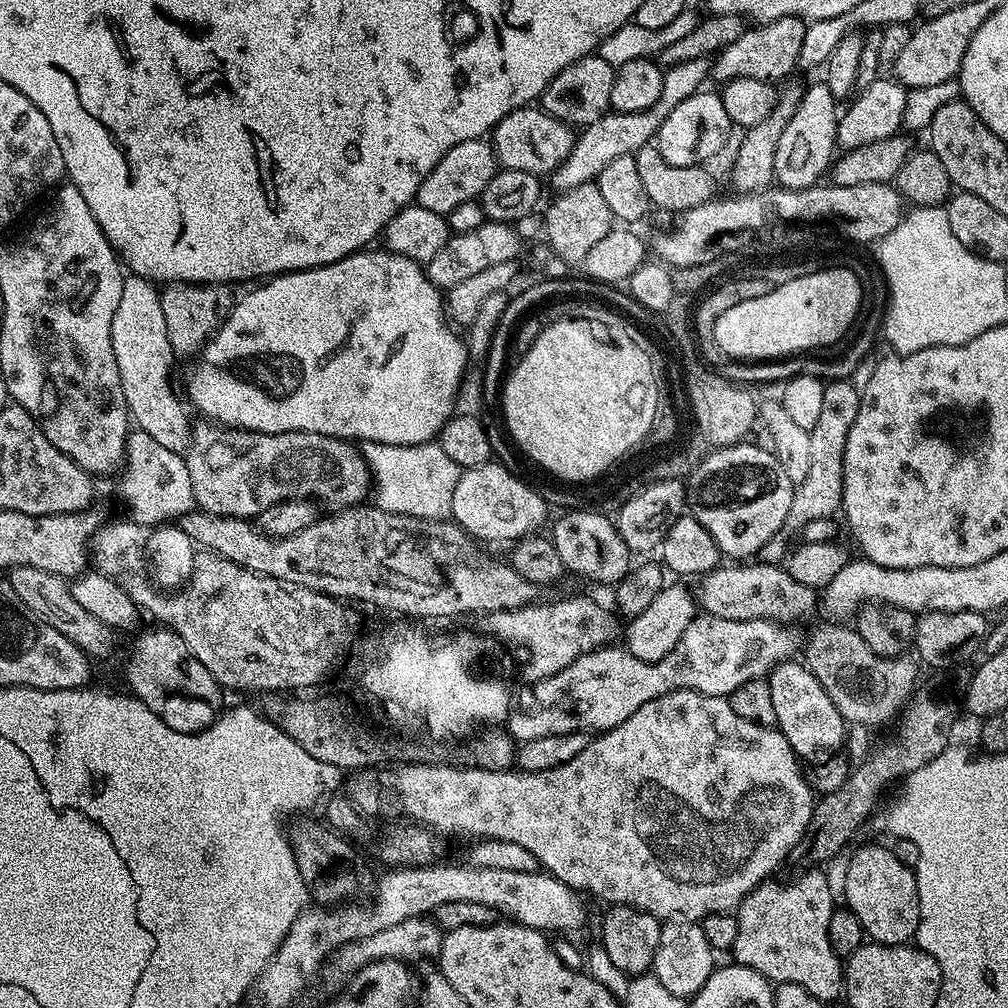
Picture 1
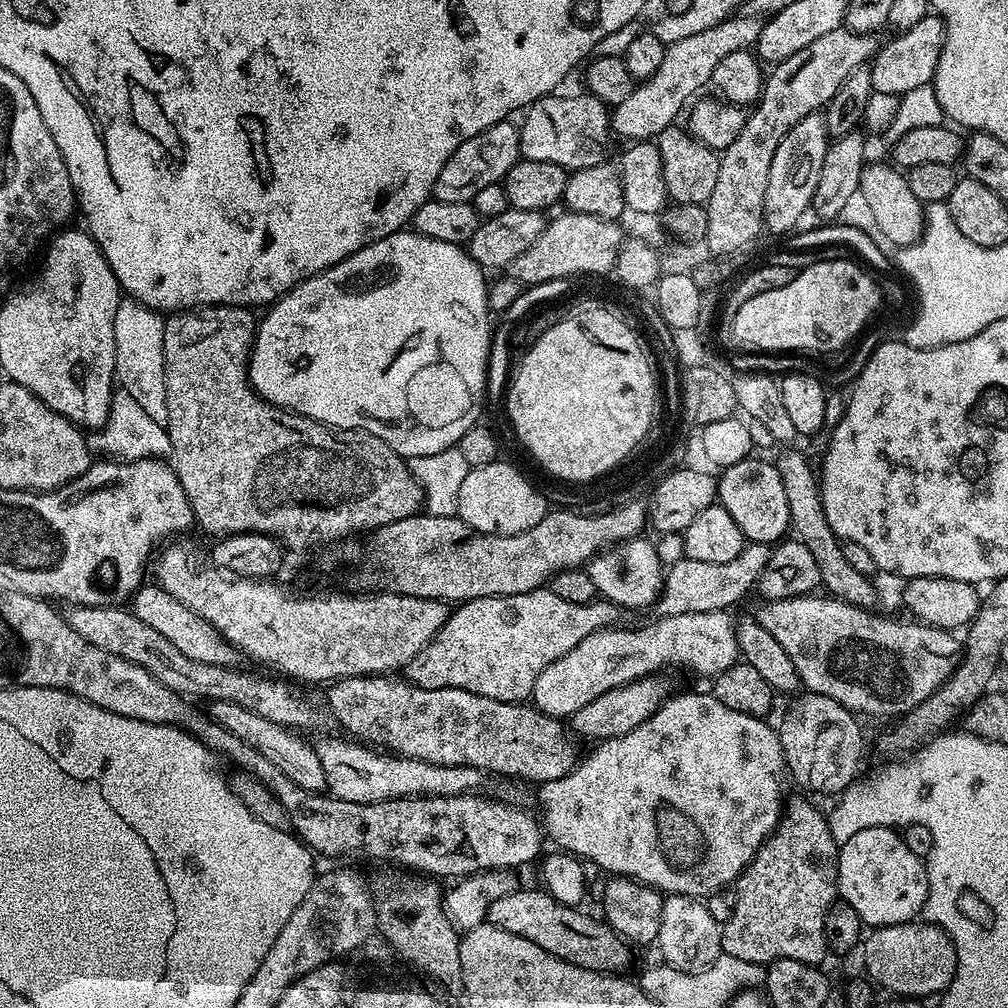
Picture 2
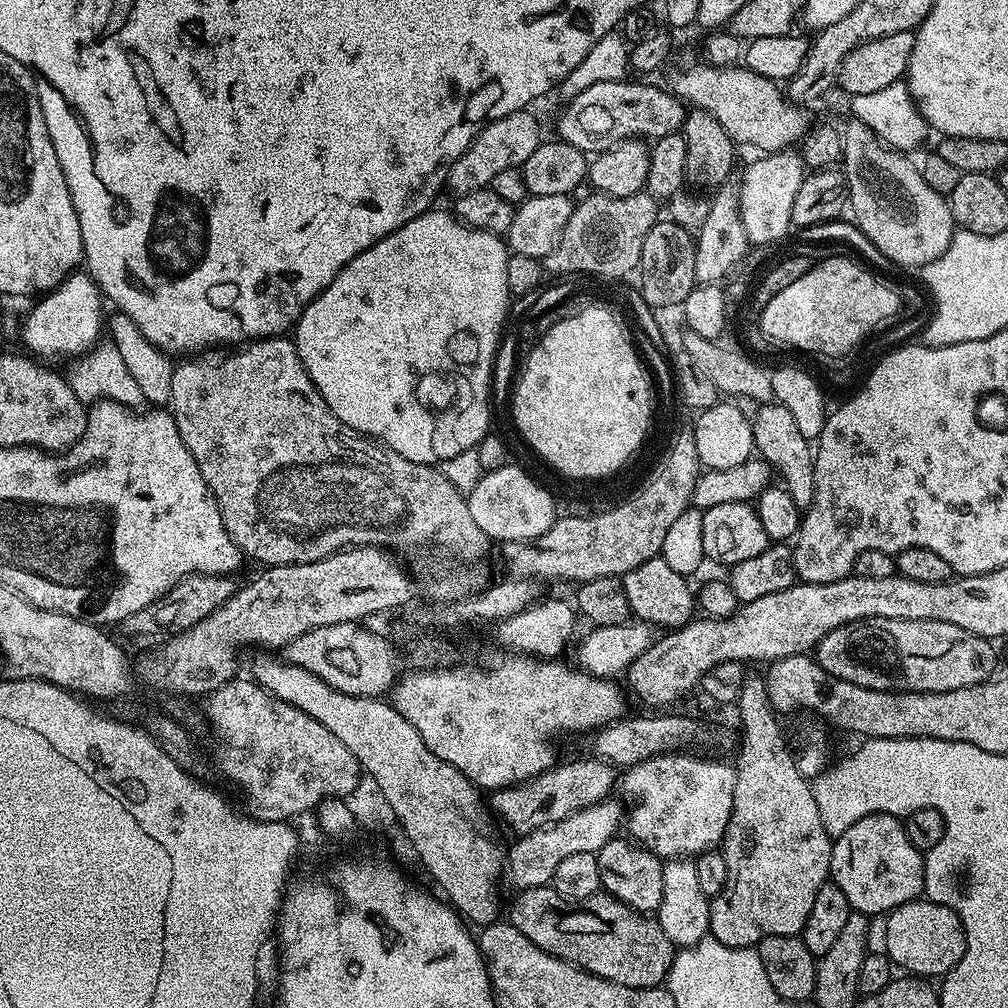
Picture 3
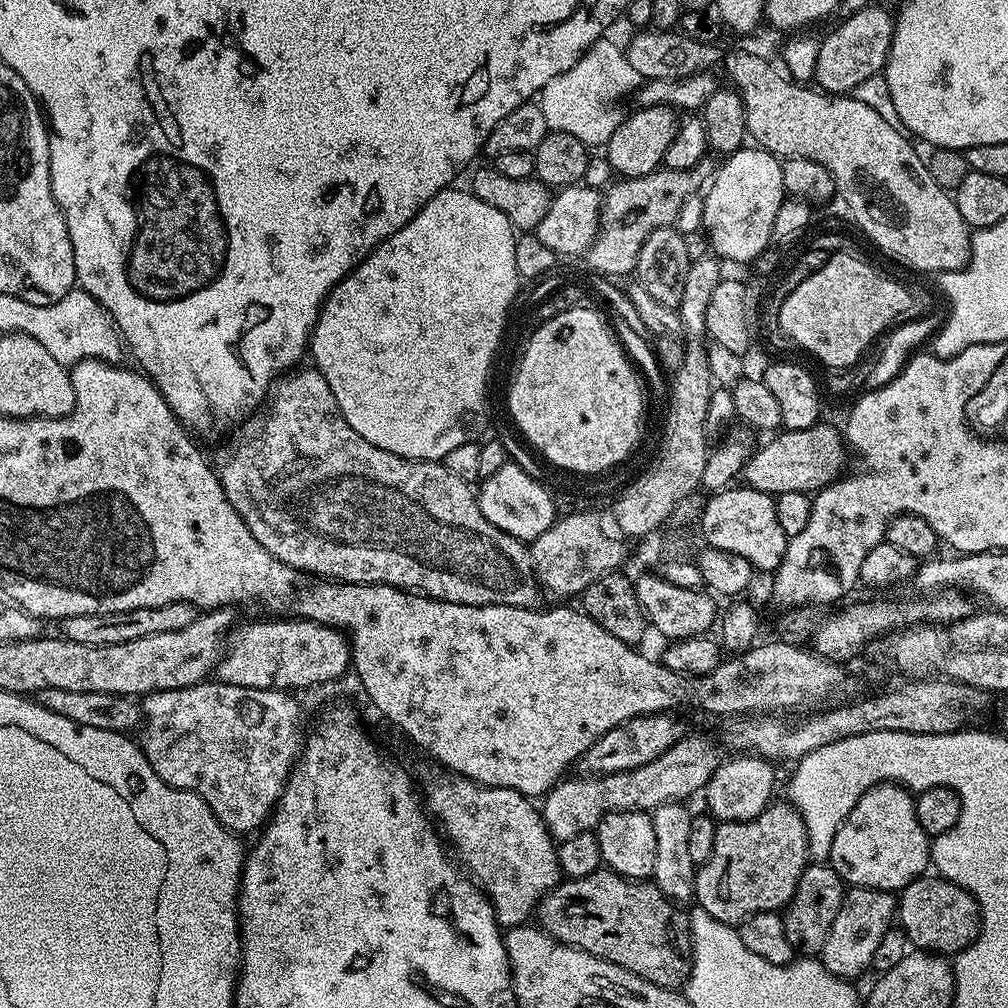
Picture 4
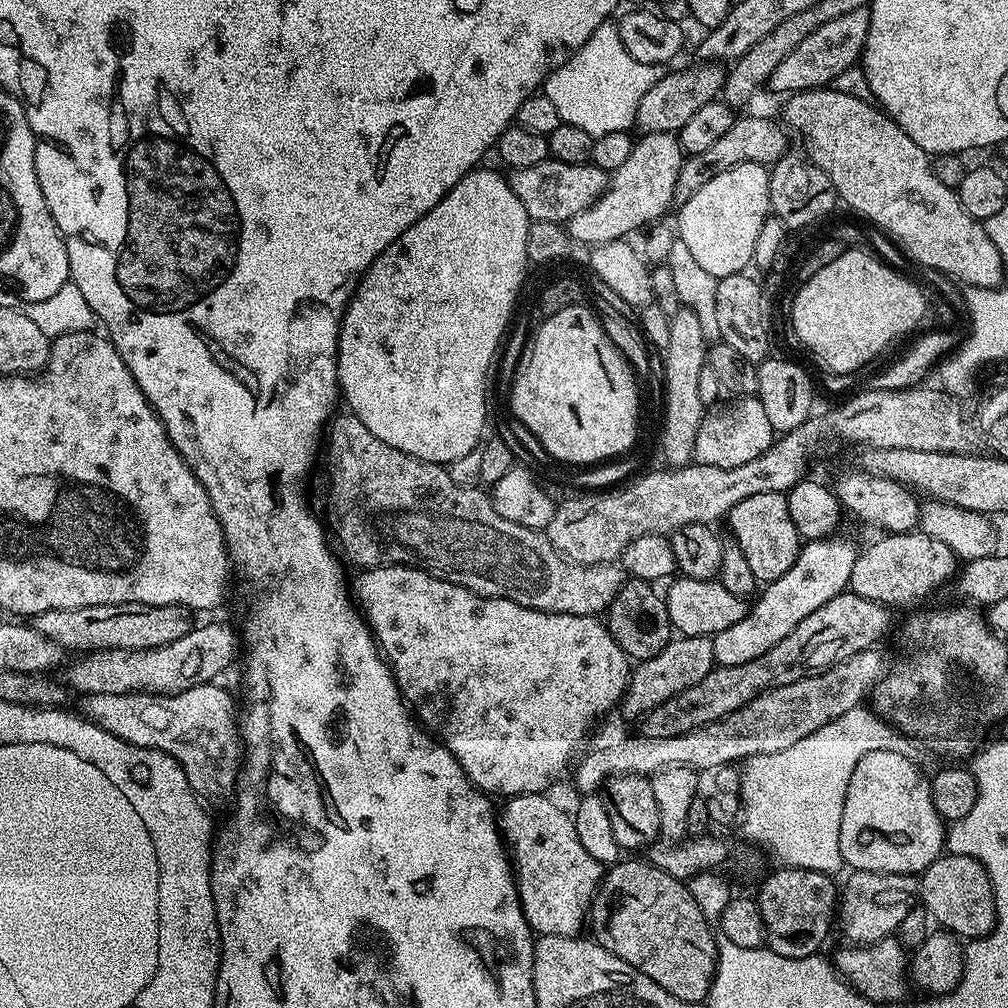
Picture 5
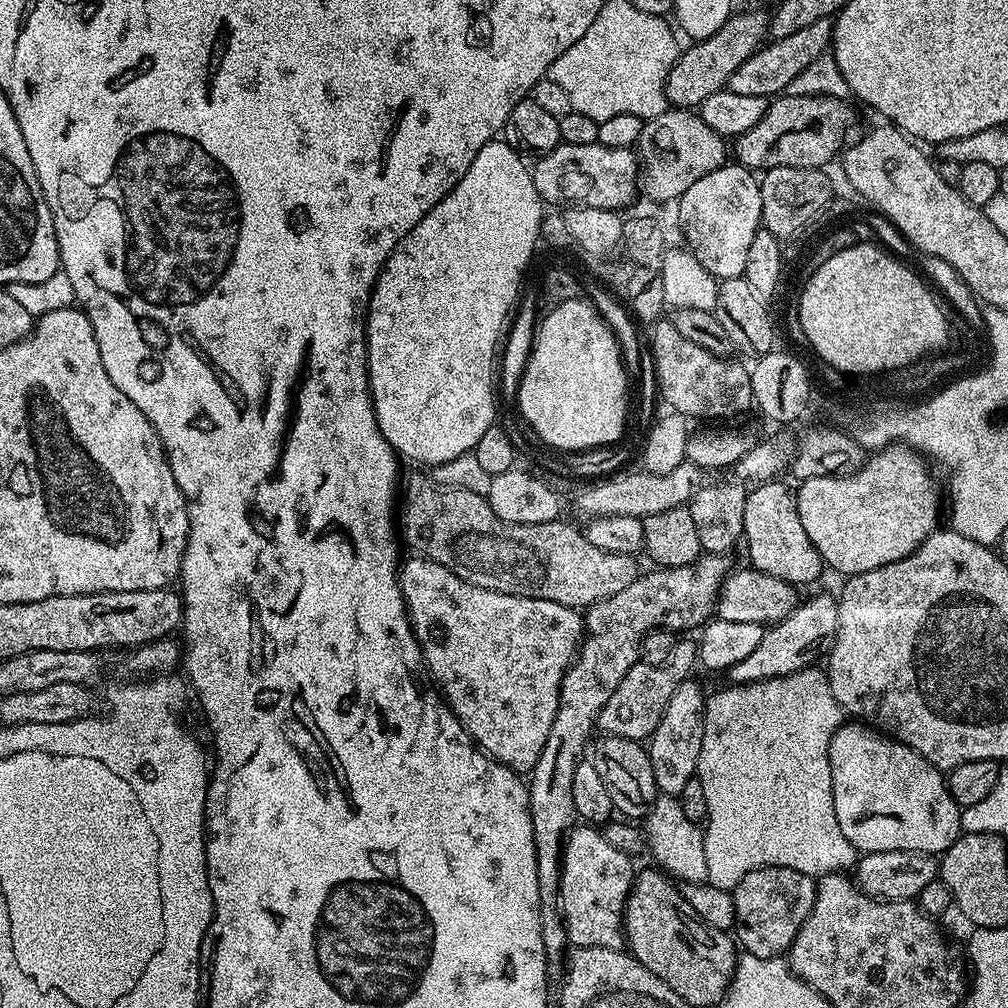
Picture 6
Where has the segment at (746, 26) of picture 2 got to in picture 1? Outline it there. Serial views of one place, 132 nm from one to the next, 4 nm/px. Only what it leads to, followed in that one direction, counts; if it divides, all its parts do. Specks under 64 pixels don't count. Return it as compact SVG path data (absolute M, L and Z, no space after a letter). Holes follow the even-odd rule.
M707 57L702 59L690 59L680 64L671 65L664 74L662 92L657 102L648 107L645 111L636 112L613 112L609 110L598 122L587 125L577 135L576 144L570 150L568 157L556 167L555 172L551 173L550 180L556 187L557 193L570 190L574 186L591 184L596 177L606 170L606 166L618 157L633 155L643 145L651 143L657 135L662 123L668 114L686 98L701 91L701 88L711 73L711 63Z

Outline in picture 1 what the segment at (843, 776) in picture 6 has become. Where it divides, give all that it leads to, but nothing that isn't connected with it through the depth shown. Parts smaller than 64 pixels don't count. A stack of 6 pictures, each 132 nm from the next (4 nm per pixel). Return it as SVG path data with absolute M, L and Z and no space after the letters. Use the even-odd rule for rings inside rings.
M868 844L852 856L844 872L843 903L862 922L865 937L877 944L906 944L915 937L920 921L915 871L898 862L891 847Z

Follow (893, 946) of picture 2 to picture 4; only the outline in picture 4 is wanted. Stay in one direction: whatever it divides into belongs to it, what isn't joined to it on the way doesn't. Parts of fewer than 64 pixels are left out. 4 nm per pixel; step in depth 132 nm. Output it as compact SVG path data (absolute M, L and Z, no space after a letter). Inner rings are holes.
M925 874L898 893L898 924L904 929L913 949L941 954L959 954L969 948L980 933L980 907L973 896L936 874Z

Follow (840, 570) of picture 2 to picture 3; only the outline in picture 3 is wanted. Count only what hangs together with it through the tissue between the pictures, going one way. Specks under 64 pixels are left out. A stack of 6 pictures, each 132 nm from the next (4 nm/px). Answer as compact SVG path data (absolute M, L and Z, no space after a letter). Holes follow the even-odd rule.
M775 402L761 403L757 417L751 420L754 452L768 463L773 473L780 475L779 483L794 498L797 508L806 510L814 498L814 448L798 431L790 410Z

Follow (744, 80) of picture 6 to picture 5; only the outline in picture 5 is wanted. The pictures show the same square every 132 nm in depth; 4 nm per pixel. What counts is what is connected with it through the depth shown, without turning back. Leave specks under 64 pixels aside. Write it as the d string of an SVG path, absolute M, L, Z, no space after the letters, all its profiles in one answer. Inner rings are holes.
M868 8L850 10L850 14L842 14L842 18L833 18L826 26L818 26L814 34L808 35L803 42L798 42L778 66L768 75L767 91L809 92L812 88L827 88L844 70L857 66L864 55L866 34L870 30L870 14Z

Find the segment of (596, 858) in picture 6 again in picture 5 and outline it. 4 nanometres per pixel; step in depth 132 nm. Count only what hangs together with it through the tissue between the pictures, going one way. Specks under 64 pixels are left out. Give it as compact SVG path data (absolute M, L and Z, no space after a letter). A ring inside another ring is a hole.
M522 794L505 799L503 804L504 809L501 807L498 812L500 835L504 837L514 857L516 890L520 894L520 905L528 927L540 936L580 936L580 927L583 924L585 927L590 912L590 901L600 887L600 881L604 879L605 865L590 858L590 853L584 849L582 842L578 842L578 830L572 816L564 813L558 805L552 804L548 794Z

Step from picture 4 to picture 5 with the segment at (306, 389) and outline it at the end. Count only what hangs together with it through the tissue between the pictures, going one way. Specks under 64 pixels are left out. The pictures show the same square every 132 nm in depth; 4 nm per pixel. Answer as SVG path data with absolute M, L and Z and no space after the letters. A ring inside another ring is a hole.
M351 414L340 415L333 415L326 429L326 524L338 548L340 543L339 551L345 557L348 555L357 564L357 569L378 568L381 564L410 564L446 582L454 582L458 586L477 592L479 596L497 596L539 612L558 614L599 617L617 596L626 579L621 565L614 562L573 563L561 555L543 531L518 526L518 522L502 518L502 514L494 510L491 495L487 491L454 482L448 477L445 465L431 464L410 454L402 454L402 450L386 446L382 438L374 438L374 434L370 434L370 430L362 426L358 417Z

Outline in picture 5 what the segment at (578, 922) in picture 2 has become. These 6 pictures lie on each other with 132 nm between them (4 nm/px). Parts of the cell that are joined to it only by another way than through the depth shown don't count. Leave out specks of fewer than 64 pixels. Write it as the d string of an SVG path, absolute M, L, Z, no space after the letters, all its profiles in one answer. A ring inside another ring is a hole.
M621 859L605 871L604 879L590 901L590 928L591 924L591 935L596 943L622 958L622 962L634 966L634 970L646 974L646 978L658 982L658 986L674 994L674 998L682 998L682 1002L694 1002L697 1006L709 999L716 973L718 936L691 897L685 881L666 874L666 870L649 864L647 859Z

